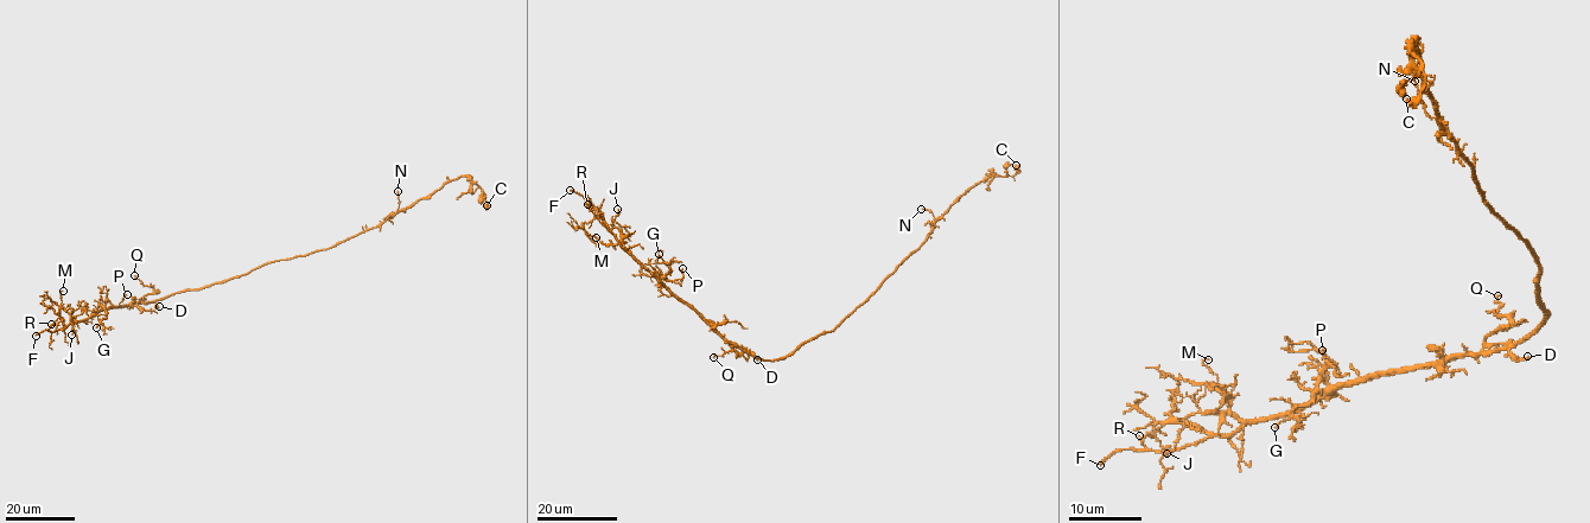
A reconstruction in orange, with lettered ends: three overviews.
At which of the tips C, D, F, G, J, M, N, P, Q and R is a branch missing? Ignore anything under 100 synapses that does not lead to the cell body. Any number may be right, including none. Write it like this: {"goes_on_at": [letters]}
{"goes_on_at": ["F"]}

